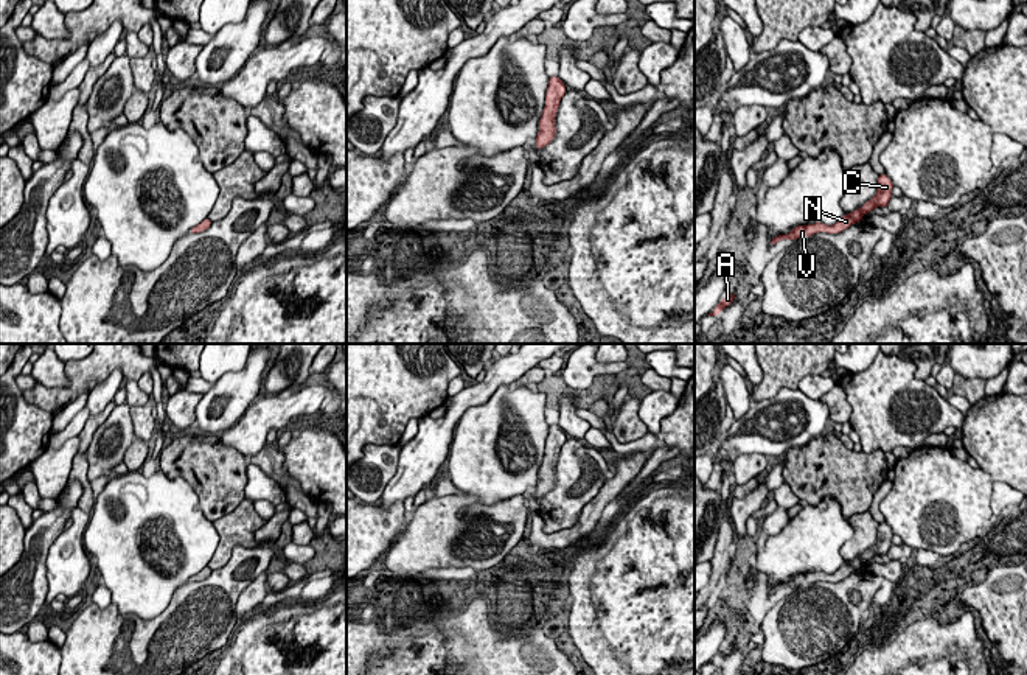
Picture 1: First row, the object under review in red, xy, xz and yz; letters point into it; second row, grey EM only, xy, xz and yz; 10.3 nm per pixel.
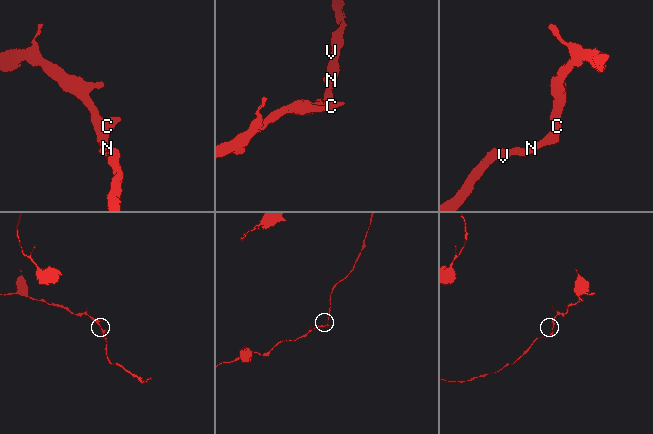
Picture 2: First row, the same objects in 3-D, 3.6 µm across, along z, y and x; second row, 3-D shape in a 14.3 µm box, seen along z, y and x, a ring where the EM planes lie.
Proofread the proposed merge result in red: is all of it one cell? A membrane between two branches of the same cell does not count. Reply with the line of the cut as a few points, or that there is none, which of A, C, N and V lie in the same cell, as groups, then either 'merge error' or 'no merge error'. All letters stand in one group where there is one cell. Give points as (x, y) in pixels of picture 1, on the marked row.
cut none; groups A C N V; no merge error

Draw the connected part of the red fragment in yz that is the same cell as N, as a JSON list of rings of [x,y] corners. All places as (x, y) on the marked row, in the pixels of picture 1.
[[[886,173],[879,174],[876,194],[870,201],[867,201],[861,208],[842,216],[833,226],[827,226],[822,222],[808,224],[808,226],[795,226],[789,233],[774,236],[769,244],[774,246],[775,243],[778,243],[782,240],[792,240],[794,241],[797,238],[811,236],[811,235],[819,233],[819,232],[841,233],[842,230],[845,230],[851,224],[861,222],[862,216],[867,215],[869,212],[872,212],[873,208],[876,208],[876,207],[887,208],[887,204],[892,198],[892,188],[893,188],[893,184],[887,177],[887,174]]]

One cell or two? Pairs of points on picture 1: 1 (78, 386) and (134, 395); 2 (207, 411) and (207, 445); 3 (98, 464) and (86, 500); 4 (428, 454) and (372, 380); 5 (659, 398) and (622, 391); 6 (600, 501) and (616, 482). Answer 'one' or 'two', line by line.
1: two
2: two
3: two
4: two
5: two
6: one

